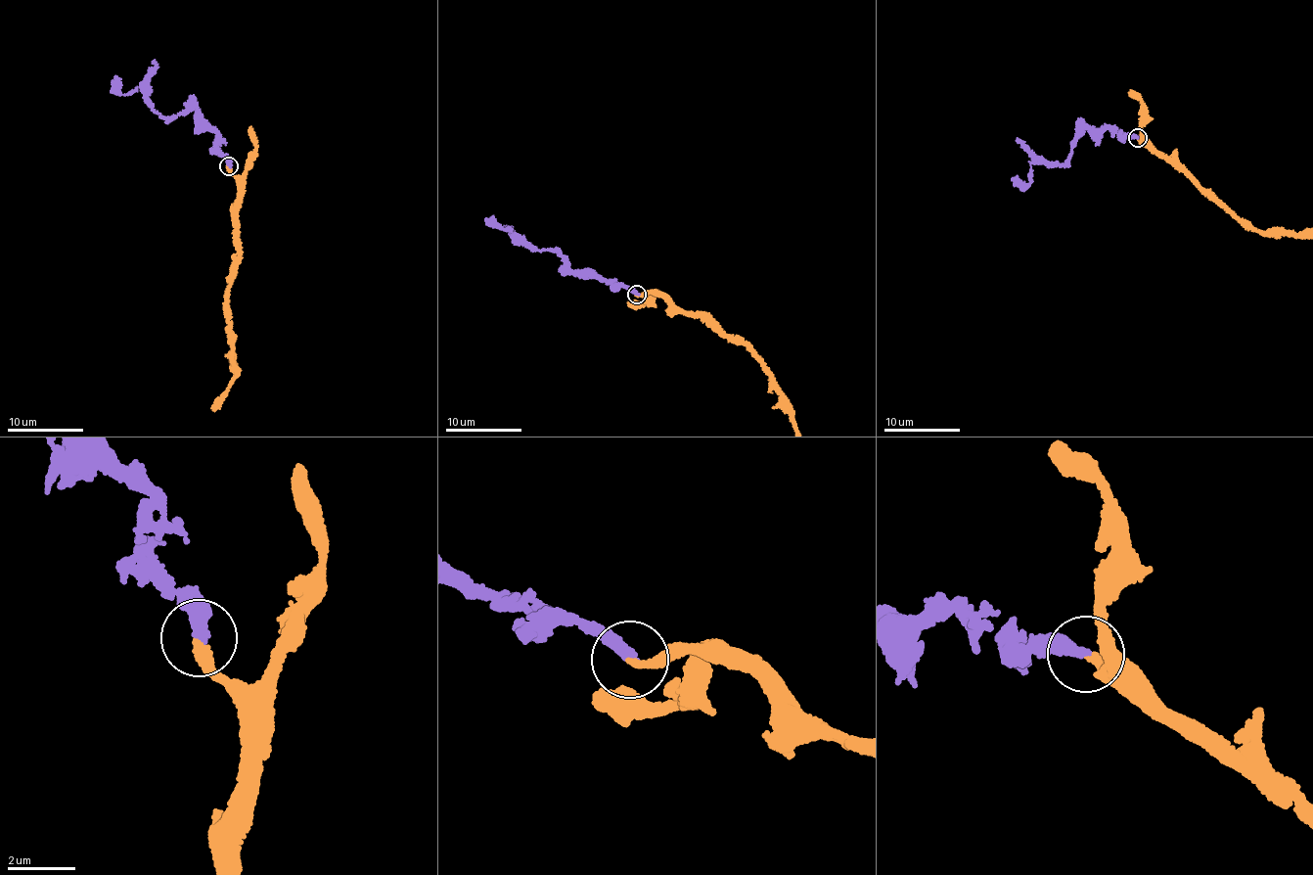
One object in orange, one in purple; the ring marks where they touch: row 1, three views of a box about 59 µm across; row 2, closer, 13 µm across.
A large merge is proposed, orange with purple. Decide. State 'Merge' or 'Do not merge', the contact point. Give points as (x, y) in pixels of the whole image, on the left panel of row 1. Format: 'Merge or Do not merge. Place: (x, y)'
Merge. Place: (228, 165)

